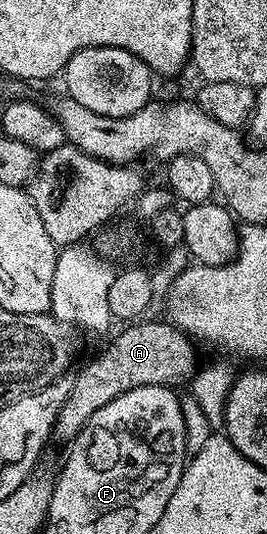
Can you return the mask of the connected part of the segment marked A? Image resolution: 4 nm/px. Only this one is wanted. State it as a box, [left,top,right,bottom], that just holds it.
[51,319,199,443]

